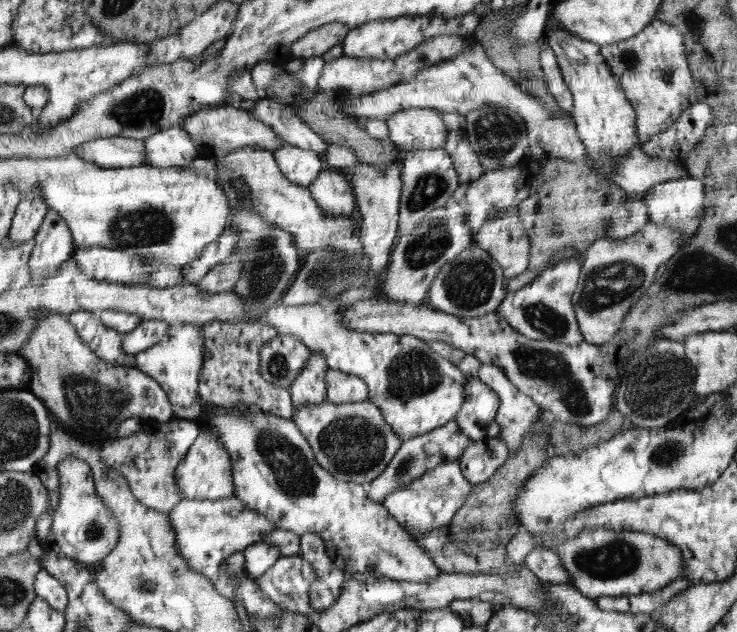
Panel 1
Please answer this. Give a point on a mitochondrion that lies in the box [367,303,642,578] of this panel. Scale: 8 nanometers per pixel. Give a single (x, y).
(549, 369)

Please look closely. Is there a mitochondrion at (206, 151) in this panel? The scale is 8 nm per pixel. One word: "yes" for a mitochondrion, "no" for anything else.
no

